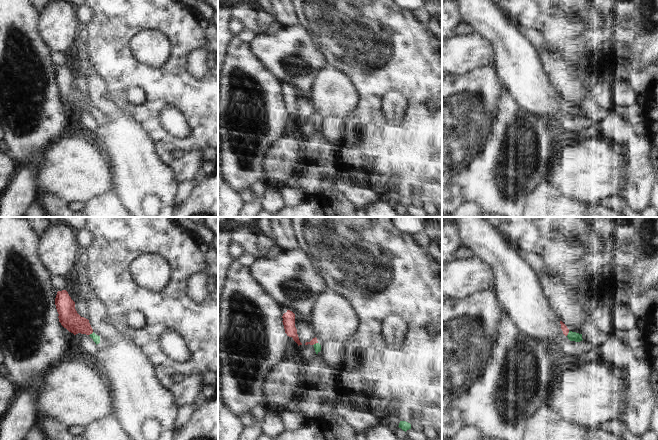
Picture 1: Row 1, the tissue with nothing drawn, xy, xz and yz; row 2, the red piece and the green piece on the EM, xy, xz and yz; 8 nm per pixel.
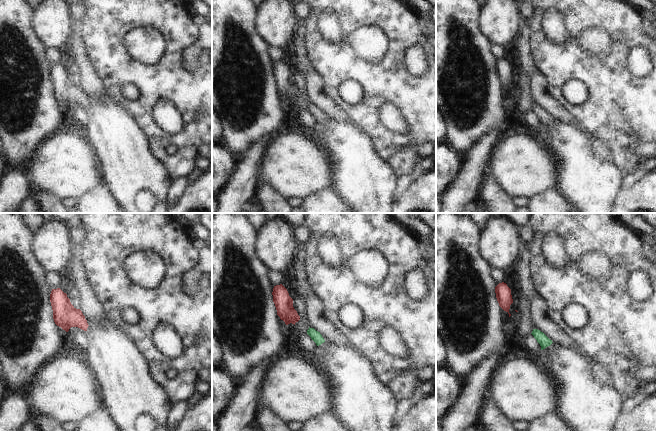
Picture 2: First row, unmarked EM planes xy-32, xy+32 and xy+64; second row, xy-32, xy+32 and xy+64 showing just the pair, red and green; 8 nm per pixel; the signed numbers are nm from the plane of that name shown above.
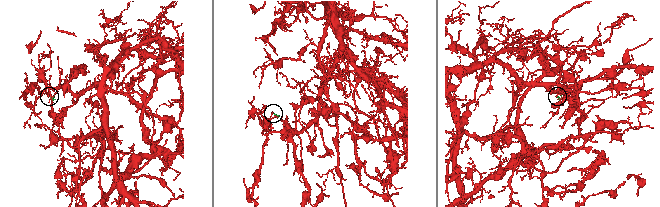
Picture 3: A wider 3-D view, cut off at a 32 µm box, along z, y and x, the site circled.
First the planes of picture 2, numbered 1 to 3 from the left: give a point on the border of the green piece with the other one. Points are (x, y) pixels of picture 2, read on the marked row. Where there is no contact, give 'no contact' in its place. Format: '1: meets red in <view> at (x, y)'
1: no contact
2: no contact
3: no contact

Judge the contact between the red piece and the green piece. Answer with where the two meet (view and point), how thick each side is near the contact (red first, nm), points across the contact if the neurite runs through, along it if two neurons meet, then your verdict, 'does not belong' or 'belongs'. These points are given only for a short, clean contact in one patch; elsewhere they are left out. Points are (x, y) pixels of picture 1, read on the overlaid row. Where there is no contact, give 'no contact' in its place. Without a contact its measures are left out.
contact yz (568, 332); calibres 50 and 80 nm; way yz (564, 328), (568, 332), (572, 336); belongs

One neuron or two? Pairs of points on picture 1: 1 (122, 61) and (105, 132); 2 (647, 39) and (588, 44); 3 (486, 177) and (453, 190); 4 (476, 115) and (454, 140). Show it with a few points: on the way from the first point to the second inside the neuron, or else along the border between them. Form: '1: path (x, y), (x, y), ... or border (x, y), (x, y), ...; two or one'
1: border (116, 107), (136, 121); two
2: border (629, 17), (634, 19), (635, 43), (633, 51); two
3: border (455, 181), (458, 184), (464, 201); two
4: path (470, 121), (457, 134); one

